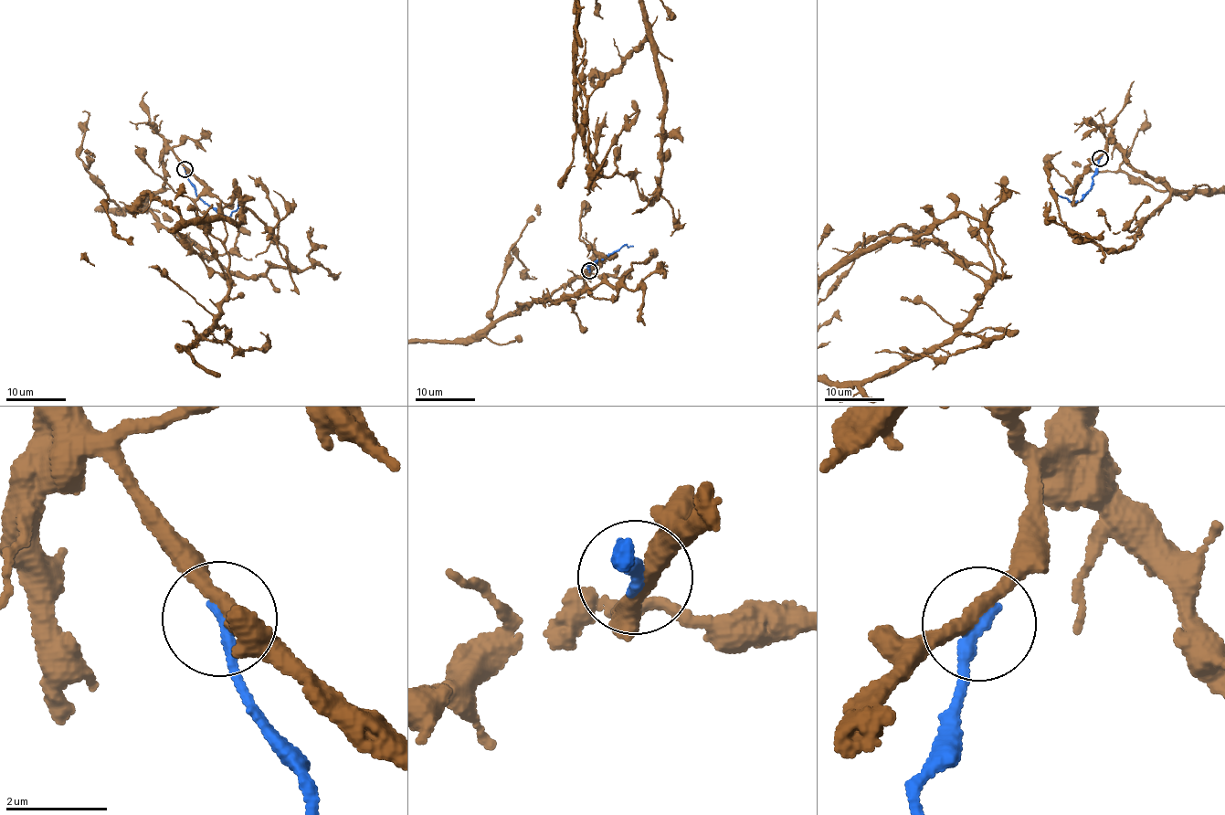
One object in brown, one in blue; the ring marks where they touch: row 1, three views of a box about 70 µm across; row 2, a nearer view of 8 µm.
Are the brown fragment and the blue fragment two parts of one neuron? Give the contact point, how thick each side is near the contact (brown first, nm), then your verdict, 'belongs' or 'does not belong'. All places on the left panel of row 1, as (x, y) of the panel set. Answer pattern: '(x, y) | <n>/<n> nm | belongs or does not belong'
(184, 169) | 280/300 nm | does not belong

